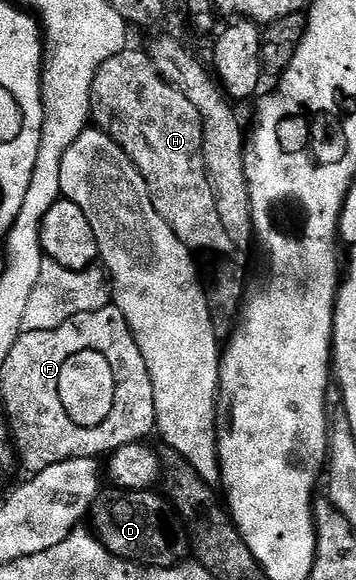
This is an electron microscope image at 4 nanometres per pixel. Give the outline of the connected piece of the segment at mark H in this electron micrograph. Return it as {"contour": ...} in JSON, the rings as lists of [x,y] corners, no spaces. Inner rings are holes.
{"contour":[[[125,48],[123,53],[114,55],[114,59],[106,59],[106,63],[102,63],[102,67],[96,72],[92,88],[95,124],[109,133],[140,168],[148,190],[152,192],[152,201],[157,211],[184,245],[193,251],[209,249],[212,253],[228,253],[234,249],[234,243],[226,227],[222,225],[216,192],[212,189],[208,170],[204,168],[204,120],[200,117],[198,107],[194,107],[185,93],[174,88],[159,73],[147,52],[139,53],[132,48]]]}

